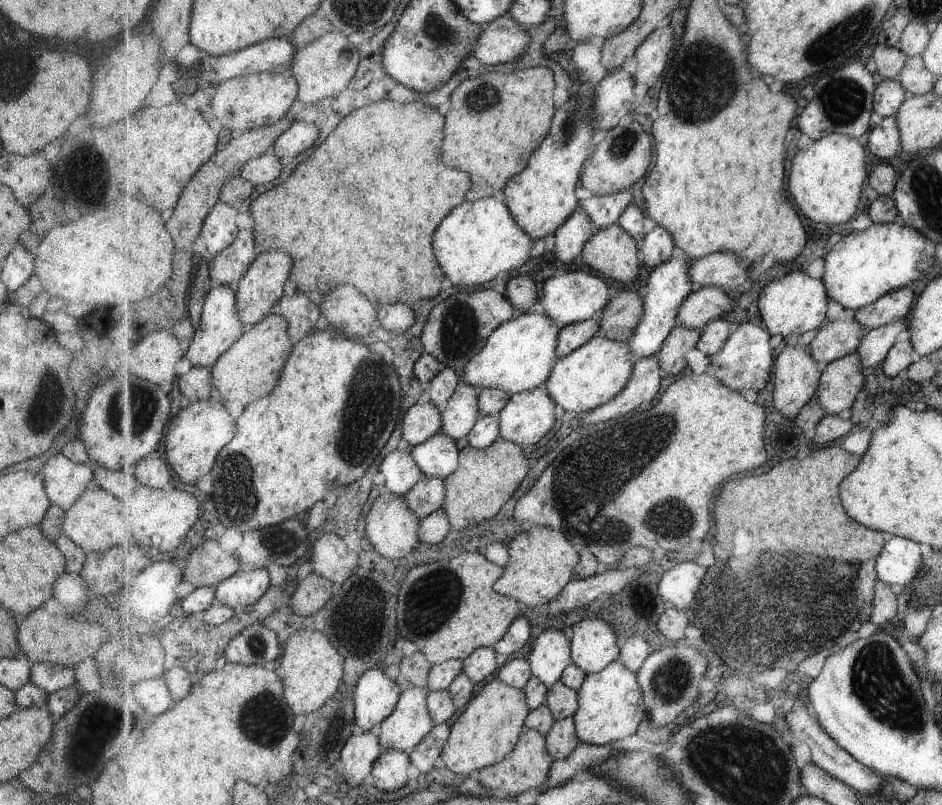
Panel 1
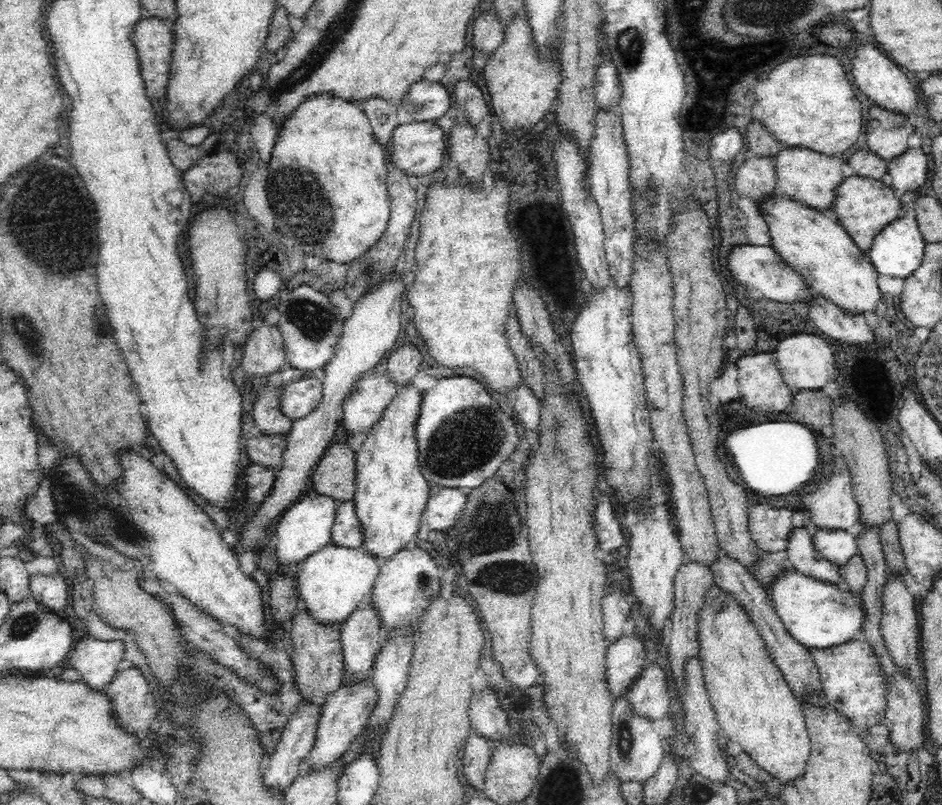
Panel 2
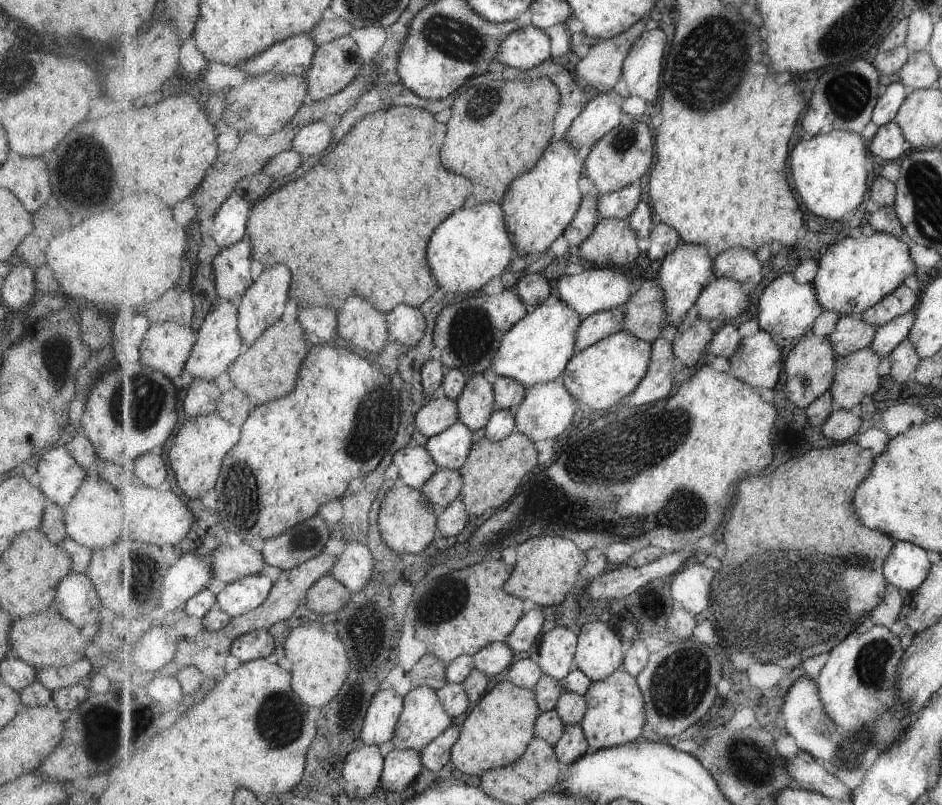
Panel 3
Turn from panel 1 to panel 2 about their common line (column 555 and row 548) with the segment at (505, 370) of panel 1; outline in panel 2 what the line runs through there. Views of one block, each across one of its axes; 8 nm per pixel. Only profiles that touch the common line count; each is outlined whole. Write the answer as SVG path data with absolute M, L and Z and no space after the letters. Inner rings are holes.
M333 542L307 556L302 569L296 574L297 591L299 597L303 600L303 606L308 609L310 616L316 622L322 624L343 623L363 601L371 600L375 580L379 575L382 564L385 562L384 558L372 556L363 548L363 545L358 546L358 548L348 548L347 546L336 546Z

